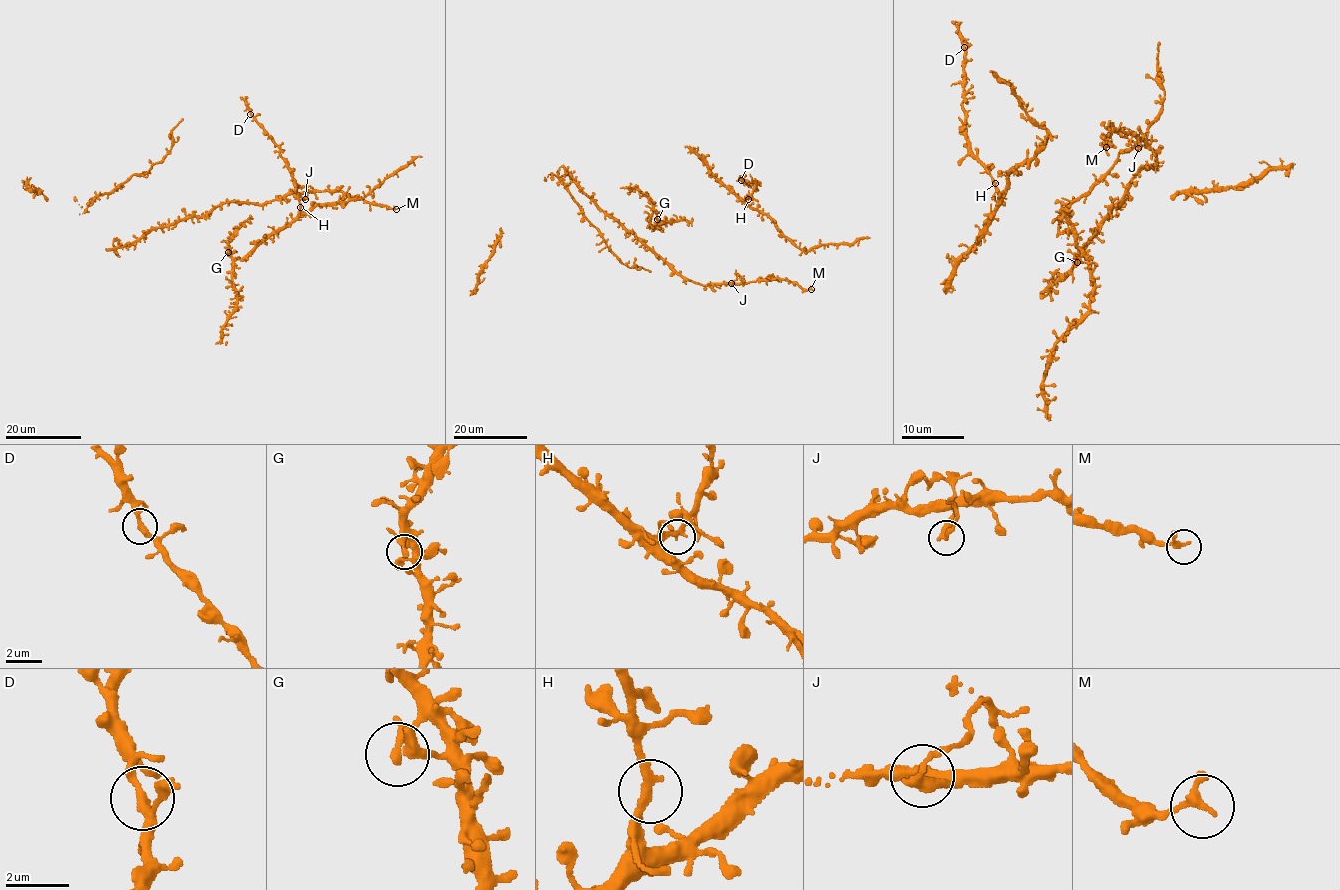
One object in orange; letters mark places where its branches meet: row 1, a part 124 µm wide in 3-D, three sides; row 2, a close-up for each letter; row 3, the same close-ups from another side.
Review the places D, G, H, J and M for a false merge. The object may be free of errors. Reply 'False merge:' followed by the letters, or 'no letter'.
False merge: J

